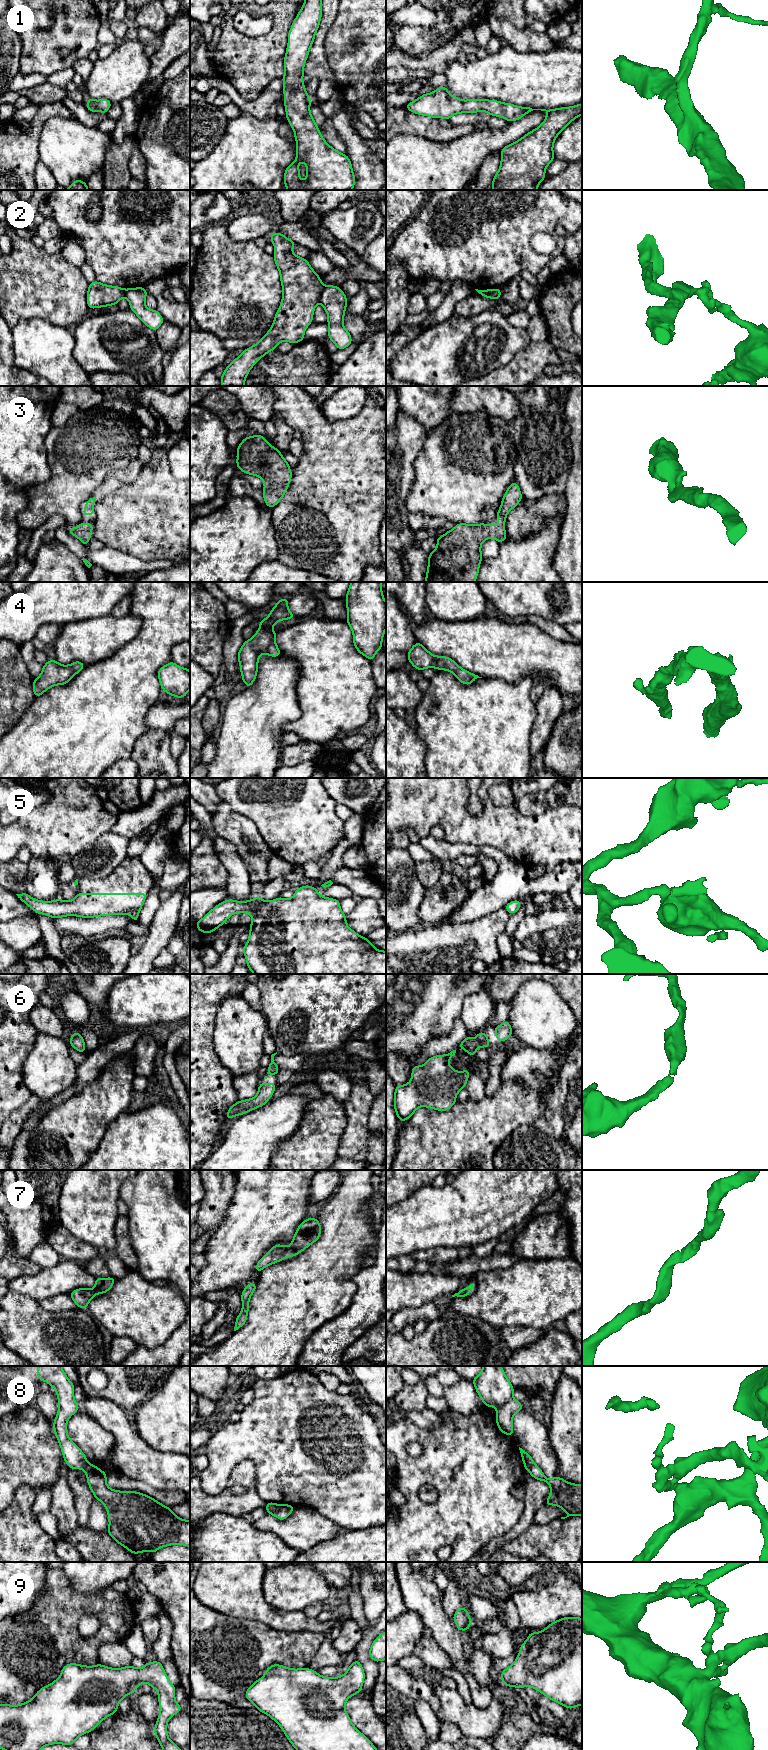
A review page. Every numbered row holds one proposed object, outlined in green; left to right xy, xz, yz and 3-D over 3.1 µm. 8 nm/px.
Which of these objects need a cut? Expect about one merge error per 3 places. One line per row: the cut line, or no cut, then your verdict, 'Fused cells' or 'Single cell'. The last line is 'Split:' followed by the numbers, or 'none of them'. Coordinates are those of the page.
1: No split. Single cell
2: Split along xz (325, 286), (318, 301). Fused cells
3: No split. Single cell
4: No split. Single cell
5: No split. Single cell
6: No split. Single cell
7: No split. Single cell
8: Split along xz (280, 1505), (280, 1508), (274, 1515). Fused cells
9: No split. Single cell
Split: 2, 8

